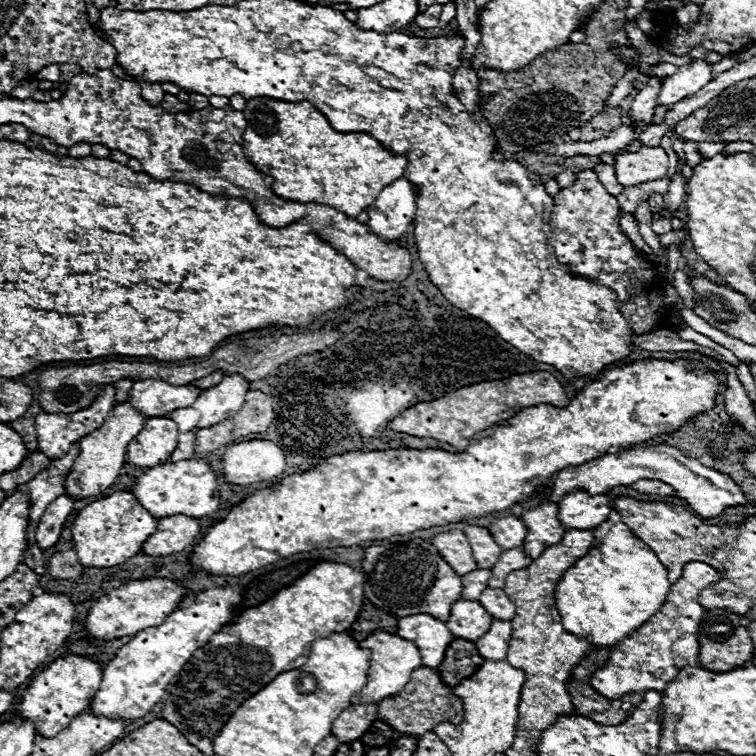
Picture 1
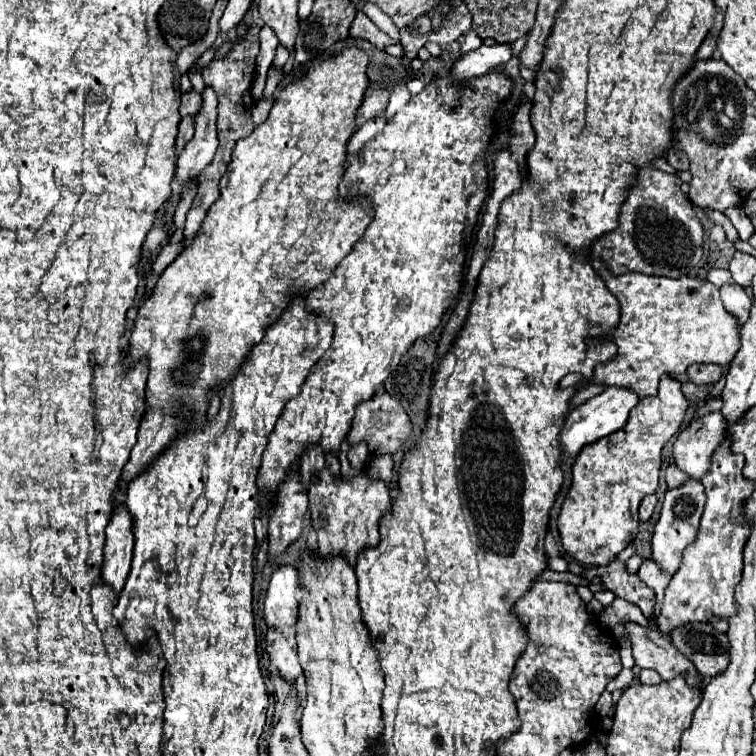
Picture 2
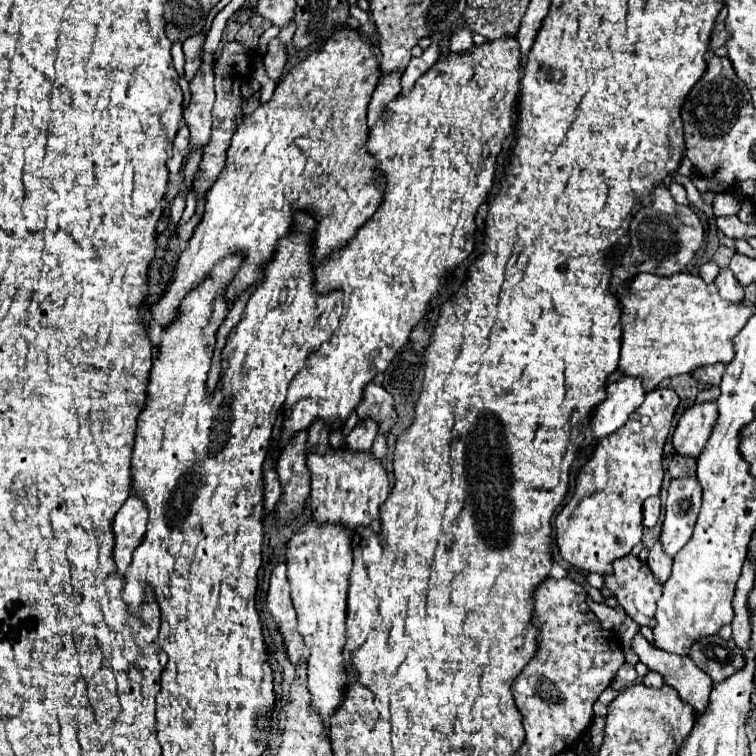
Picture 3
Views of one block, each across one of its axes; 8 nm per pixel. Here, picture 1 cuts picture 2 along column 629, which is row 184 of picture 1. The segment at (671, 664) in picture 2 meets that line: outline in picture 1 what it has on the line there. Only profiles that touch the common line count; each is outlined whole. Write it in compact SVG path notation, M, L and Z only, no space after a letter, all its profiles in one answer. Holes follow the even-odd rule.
M662 146L640 148L636 152L618 152L614 158L616 180L622 186L635 186L660 179L668 173L668 156Z

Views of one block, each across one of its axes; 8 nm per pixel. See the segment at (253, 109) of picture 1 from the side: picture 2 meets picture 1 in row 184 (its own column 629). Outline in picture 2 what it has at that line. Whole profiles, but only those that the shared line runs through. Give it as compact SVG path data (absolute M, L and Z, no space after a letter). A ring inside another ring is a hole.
M600 264L600 278L606 282L606 288L616 294L620 302L620 324L612 332L612 340L618 346L618 356L612 362L600 364L594 370L592 384L606 384L606 386L622 386L632 388L640 398L654 396L658 382L664 374L680 374L686 372L690 364L730 364L740 348L740 324L722 304L718 288L708 280L698 280L690 276L680 276L678 280L666 276L648 276L642 272L622 274L620 278L610 274L606 266Z

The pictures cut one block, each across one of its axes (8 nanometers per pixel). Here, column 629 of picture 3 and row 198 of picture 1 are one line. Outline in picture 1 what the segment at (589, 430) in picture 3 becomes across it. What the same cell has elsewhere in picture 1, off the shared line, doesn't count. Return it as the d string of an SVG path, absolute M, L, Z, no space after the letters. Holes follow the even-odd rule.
M406 176L388 184L388 188L384 188L370 206L368 226L372 232L388 240L400 238L414 222L416 198L416 186Z

